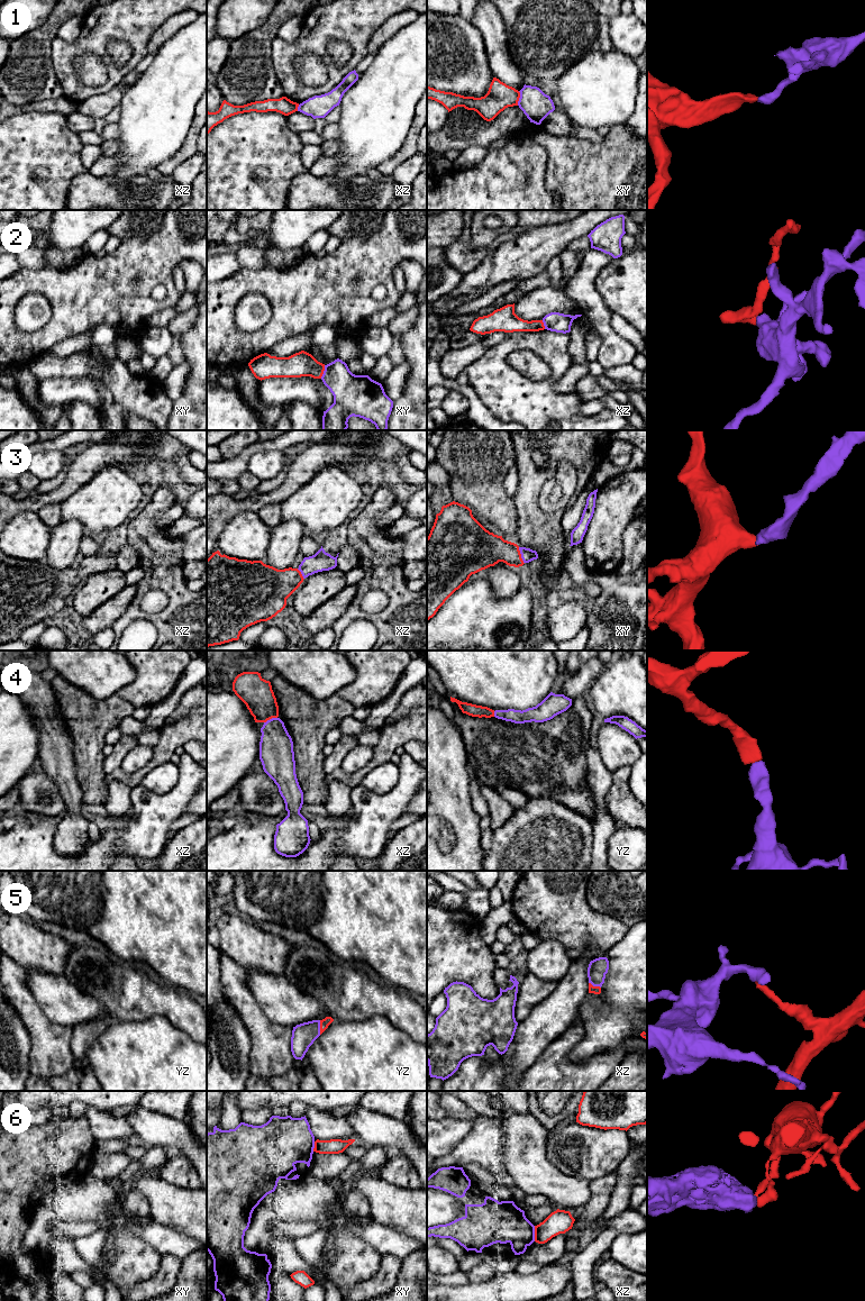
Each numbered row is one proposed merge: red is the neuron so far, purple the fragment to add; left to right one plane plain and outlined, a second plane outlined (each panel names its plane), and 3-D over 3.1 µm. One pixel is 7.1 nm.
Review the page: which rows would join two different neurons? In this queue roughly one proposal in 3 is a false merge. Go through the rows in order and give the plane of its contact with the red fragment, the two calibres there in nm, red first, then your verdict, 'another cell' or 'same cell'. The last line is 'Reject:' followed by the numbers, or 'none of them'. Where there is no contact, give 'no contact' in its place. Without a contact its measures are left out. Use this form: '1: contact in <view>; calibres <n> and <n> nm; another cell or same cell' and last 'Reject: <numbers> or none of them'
1: contact in xy; calibres 190 and 200 nm; another cell
2: contact in xy; calibres 180 and 260 nm; another cell
3: contact in xy; calibres 240 and 90 nm; same cell
4: contact in xz; calibres 220 and 240 nm; same cell
5: contact in yz; calibres 70 and 170 nm; same cell
6: contact in xz; calibres 170 and 300 nm; another cell
Reject: 1, 2, 6

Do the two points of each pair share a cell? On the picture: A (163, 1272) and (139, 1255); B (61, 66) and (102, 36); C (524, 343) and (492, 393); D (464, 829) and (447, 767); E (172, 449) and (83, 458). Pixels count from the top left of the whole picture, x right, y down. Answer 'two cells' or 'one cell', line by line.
A: two cells
B: one cell
C: one cell
D: one cell
E: two cells

